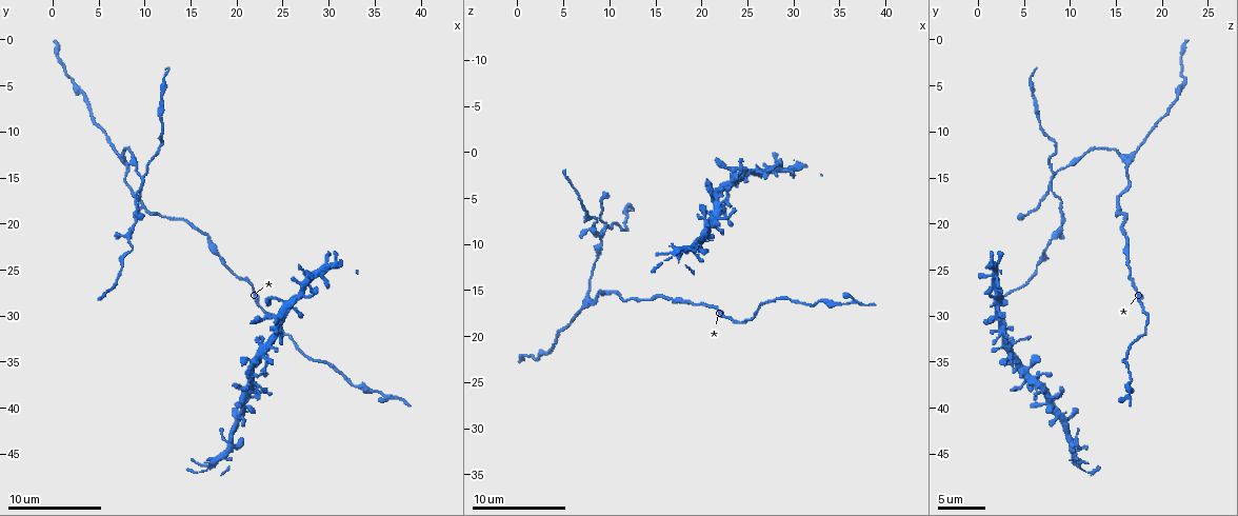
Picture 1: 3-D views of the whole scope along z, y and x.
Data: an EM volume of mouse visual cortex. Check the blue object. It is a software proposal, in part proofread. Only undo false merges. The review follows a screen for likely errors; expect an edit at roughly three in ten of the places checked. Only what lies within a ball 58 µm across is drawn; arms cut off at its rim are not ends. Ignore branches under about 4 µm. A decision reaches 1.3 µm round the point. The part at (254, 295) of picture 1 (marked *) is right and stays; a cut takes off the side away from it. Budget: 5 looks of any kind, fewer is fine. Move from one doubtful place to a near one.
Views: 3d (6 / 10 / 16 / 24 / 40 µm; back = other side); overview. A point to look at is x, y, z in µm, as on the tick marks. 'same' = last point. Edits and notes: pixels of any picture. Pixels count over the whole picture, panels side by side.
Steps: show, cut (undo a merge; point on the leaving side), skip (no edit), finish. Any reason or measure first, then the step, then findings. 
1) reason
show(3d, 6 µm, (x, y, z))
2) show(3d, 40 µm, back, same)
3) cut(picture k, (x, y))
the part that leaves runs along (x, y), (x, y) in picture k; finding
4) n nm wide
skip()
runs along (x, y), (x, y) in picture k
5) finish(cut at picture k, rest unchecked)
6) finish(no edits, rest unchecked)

show(3d, 10 µm, (18.2, 24.0, 16.4))

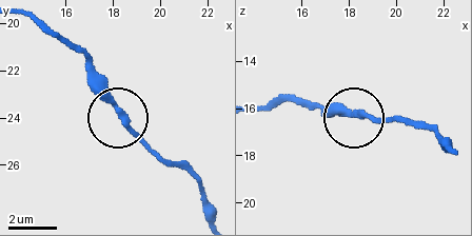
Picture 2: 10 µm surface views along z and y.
skip()
runs along (204, 204), (193, 176), (162, 158), (85, 70) in picture 2; continuous, no second cell

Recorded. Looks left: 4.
three arms meet
show(3d, 10 µm, (9.8, 15.0, 8.2))

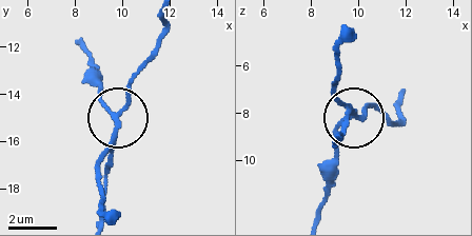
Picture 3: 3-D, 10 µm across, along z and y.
show(3d, 10 µm, back, (9.9, 14.9, 8.1))

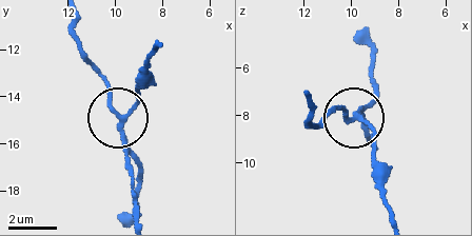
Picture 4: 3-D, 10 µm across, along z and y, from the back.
170 nm wide
cut(picture 4, (111, 97))
the part that leaves runs along (124, 134), (133, 216) in picture 4; two cells meet here

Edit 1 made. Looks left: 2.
thin arm on a thick one
show(3d, 16 µm, (7.2, 12.8, 16.0))

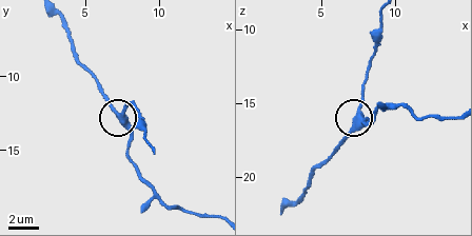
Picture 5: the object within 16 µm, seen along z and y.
skip()
runs along (217, 217), (172, 208), (145, 180), (126, 150), (126, 102) in picture 5; continuous, no second cell

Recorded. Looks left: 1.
finish(cut at picture 4, rest unchecked)

